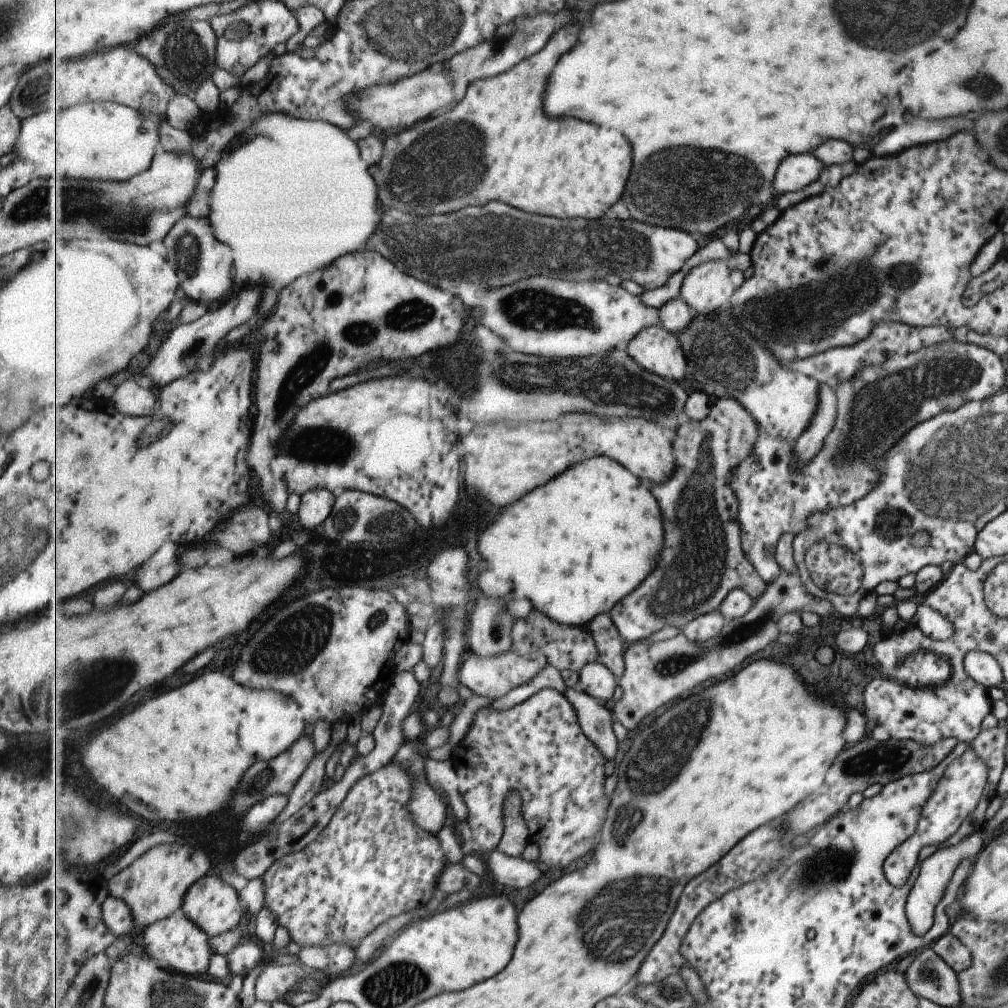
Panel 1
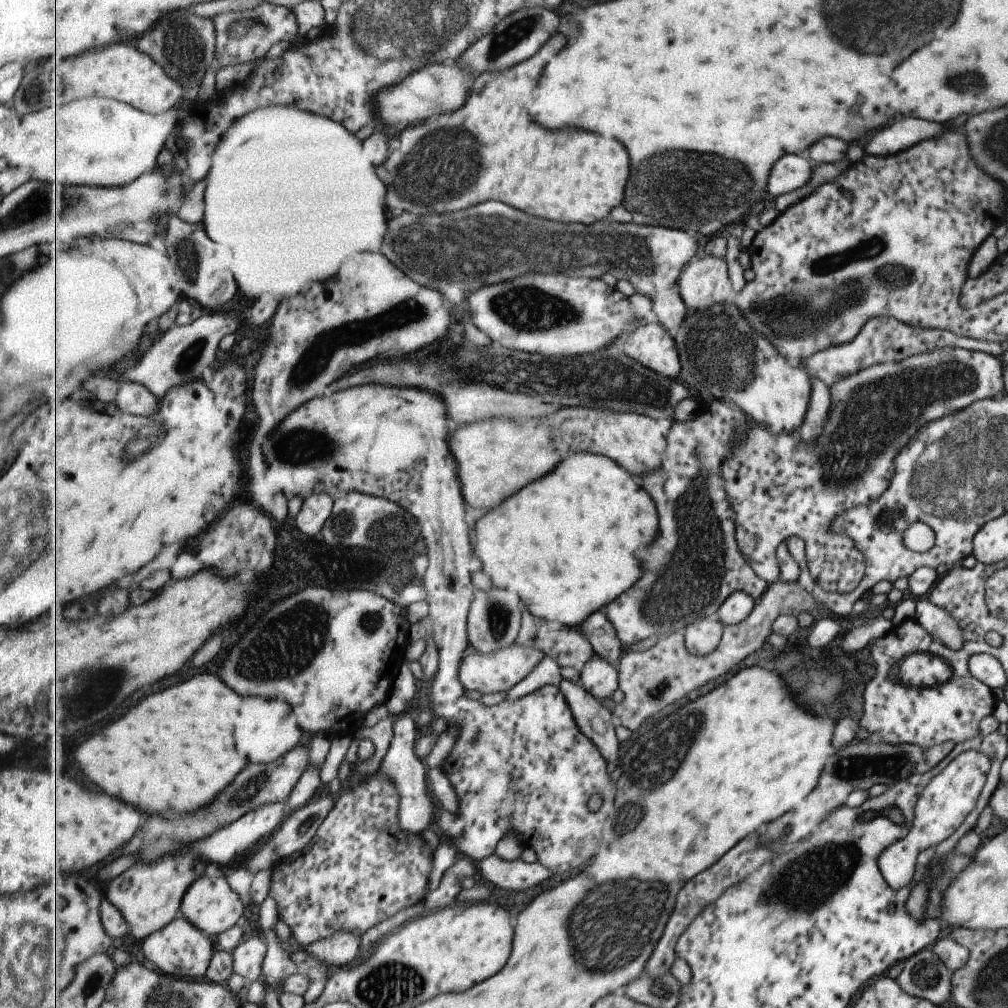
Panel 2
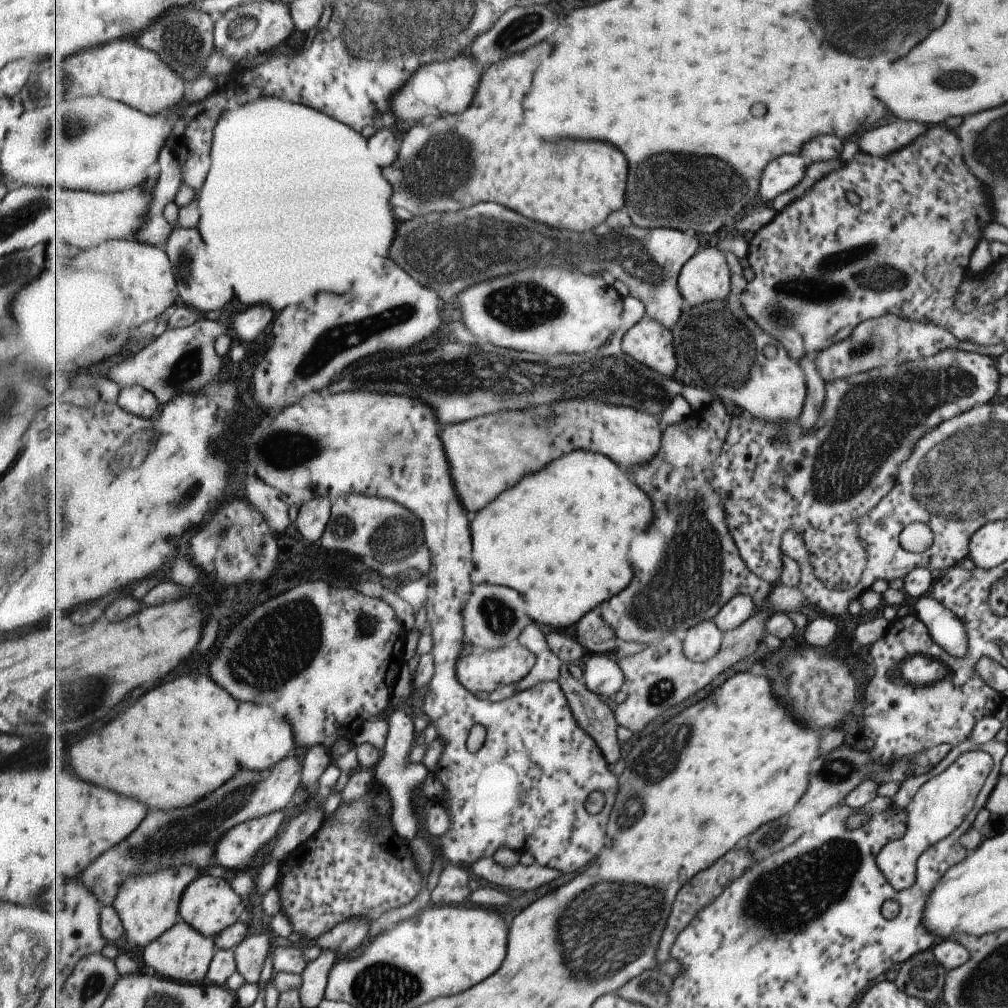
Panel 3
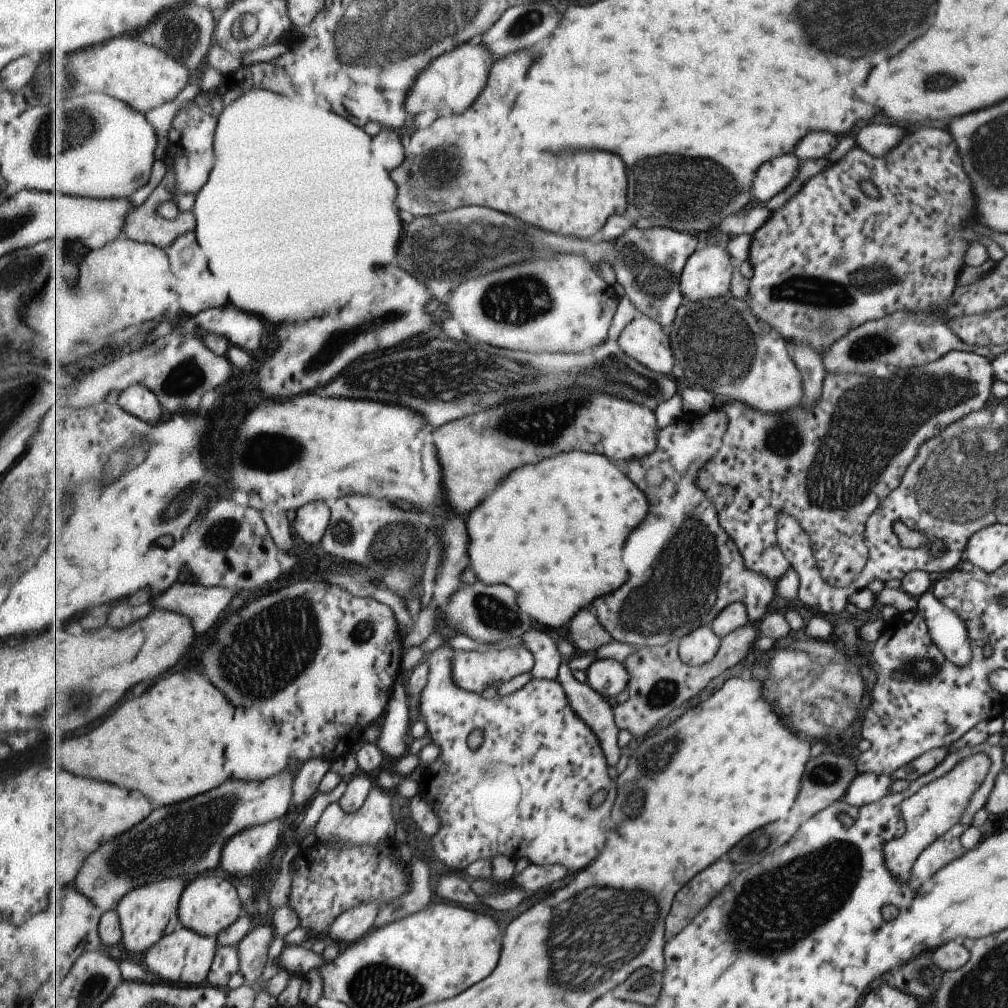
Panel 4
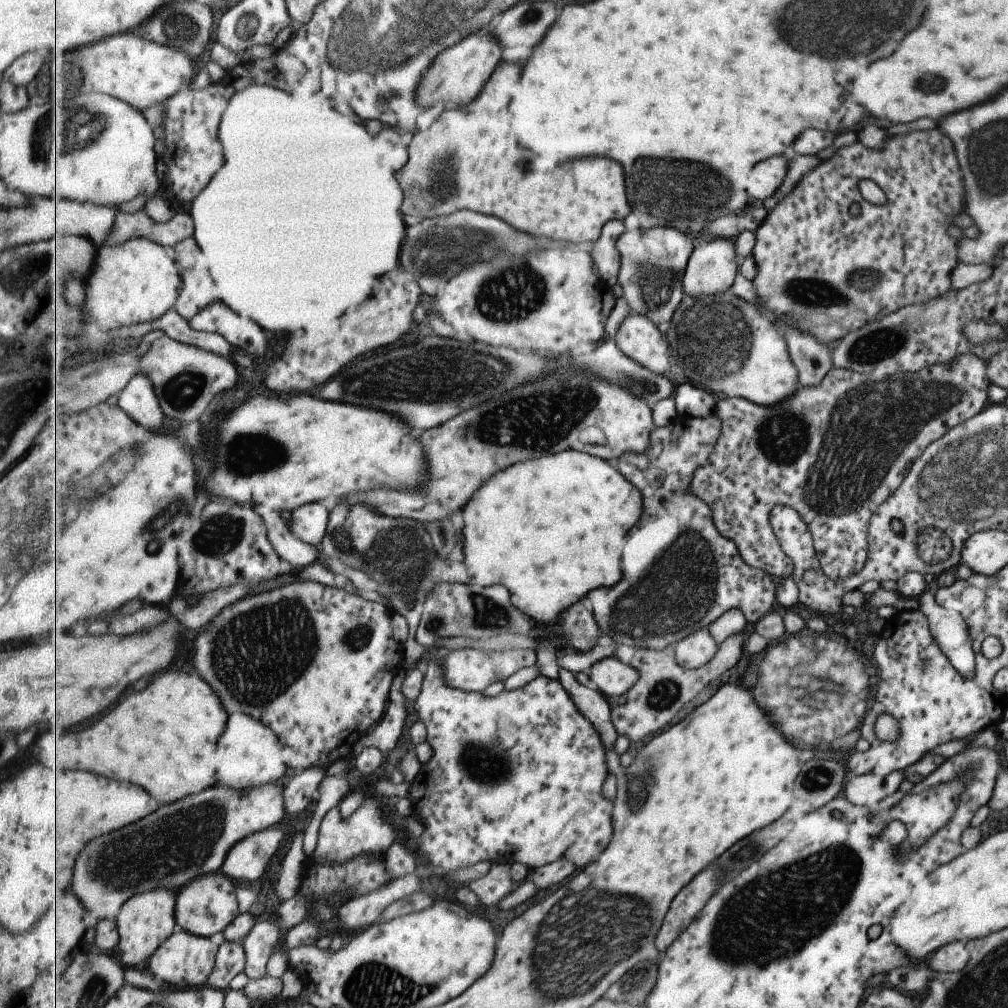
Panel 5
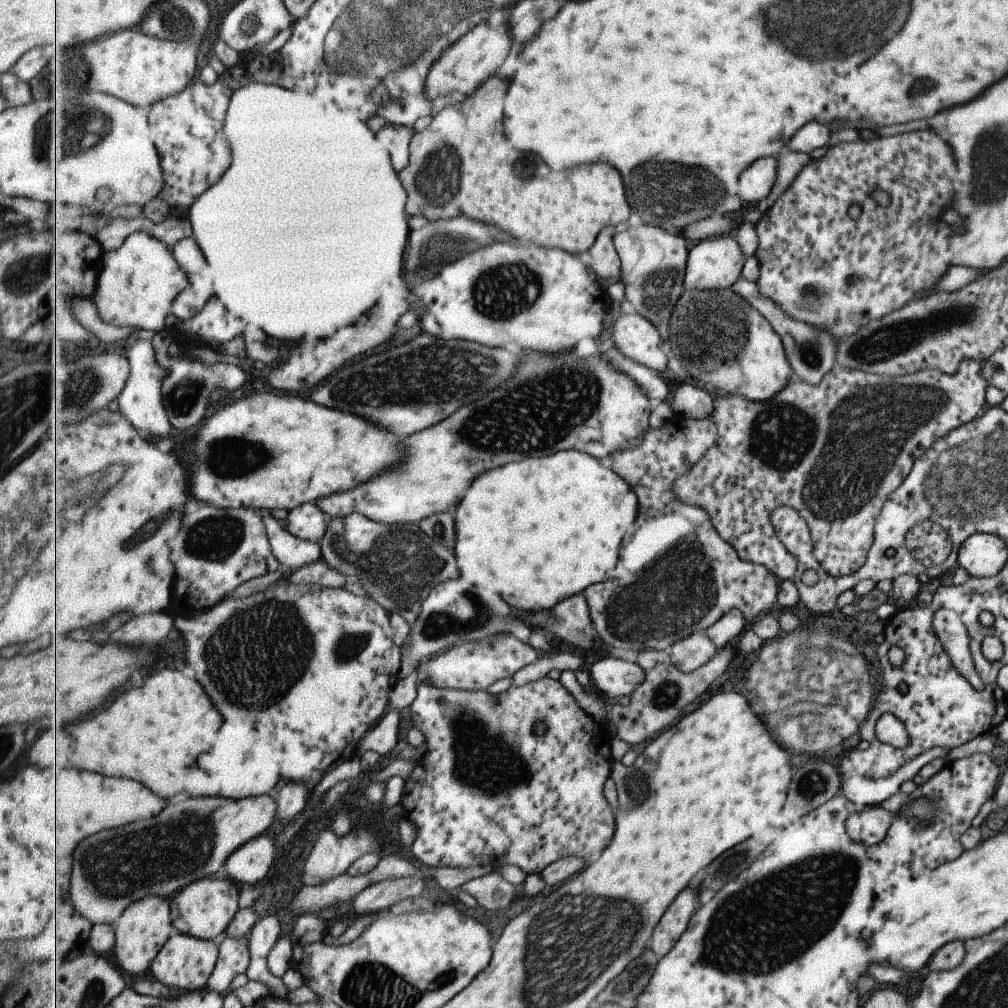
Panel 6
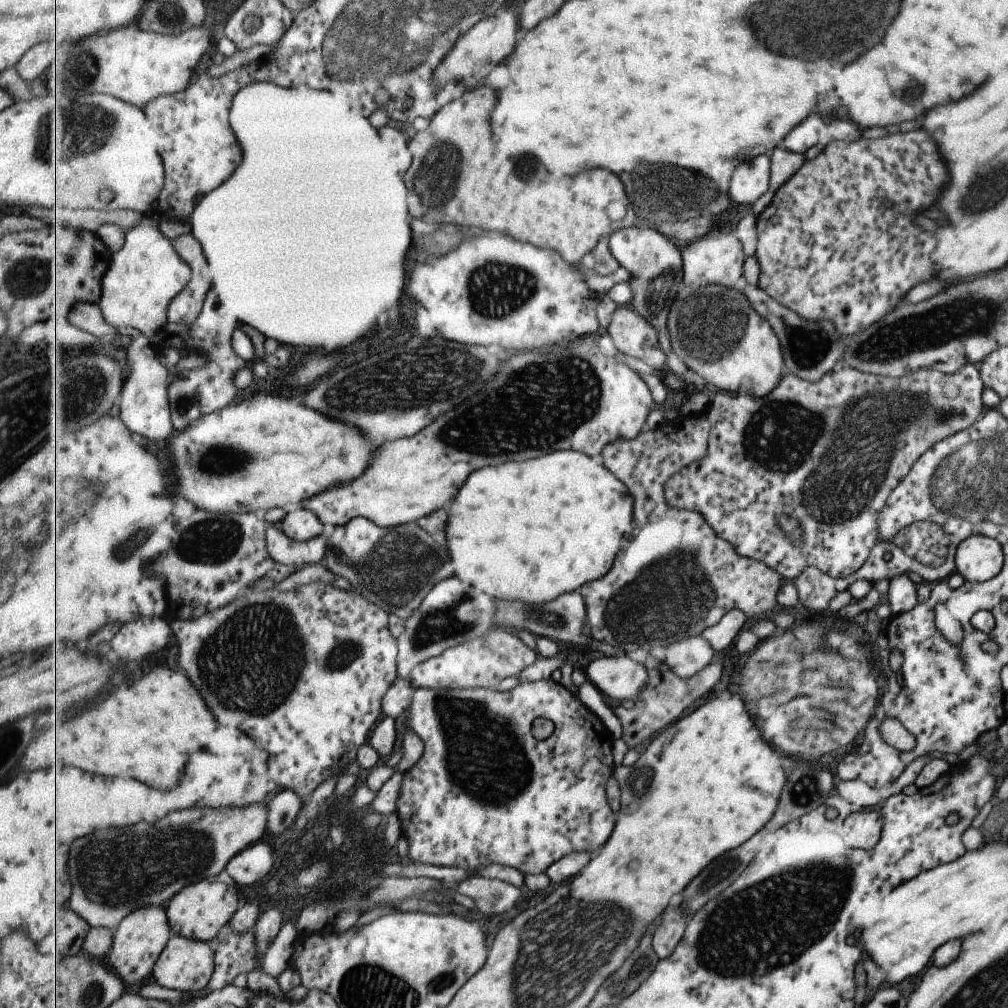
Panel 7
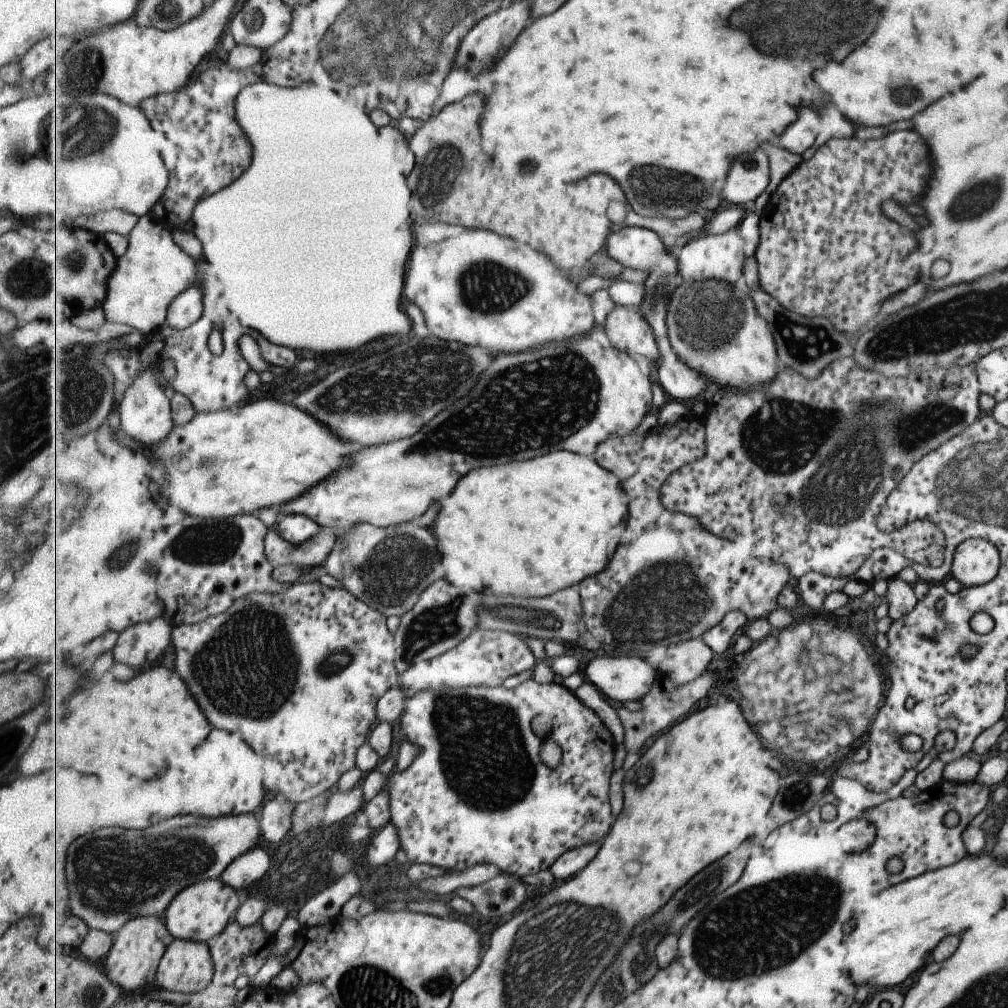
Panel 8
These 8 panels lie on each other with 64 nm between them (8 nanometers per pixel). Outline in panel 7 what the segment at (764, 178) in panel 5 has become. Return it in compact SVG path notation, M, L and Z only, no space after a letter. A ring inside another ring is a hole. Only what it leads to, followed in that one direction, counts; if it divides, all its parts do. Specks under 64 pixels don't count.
M761 155L749 162L741 162L731 181L729 196L733 202L754 205L769 190L771 179L771 155Z

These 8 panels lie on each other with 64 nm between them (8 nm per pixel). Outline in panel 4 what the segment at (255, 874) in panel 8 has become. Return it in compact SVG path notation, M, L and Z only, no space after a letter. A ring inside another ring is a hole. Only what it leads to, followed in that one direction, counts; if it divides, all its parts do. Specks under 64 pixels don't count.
M281 818L243 830L225 844L225 858L221 860L221 866L233 877L255 874L259 866L277 850L280 831L283 832Z

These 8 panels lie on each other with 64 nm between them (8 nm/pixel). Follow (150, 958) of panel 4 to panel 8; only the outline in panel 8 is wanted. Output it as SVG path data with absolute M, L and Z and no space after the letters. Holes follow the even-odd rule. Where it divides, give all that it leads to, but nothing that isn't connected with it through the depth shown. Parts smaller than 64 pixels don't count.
M174 938L160 961L157 987L185 995L207 989L216 972L208 942Z

